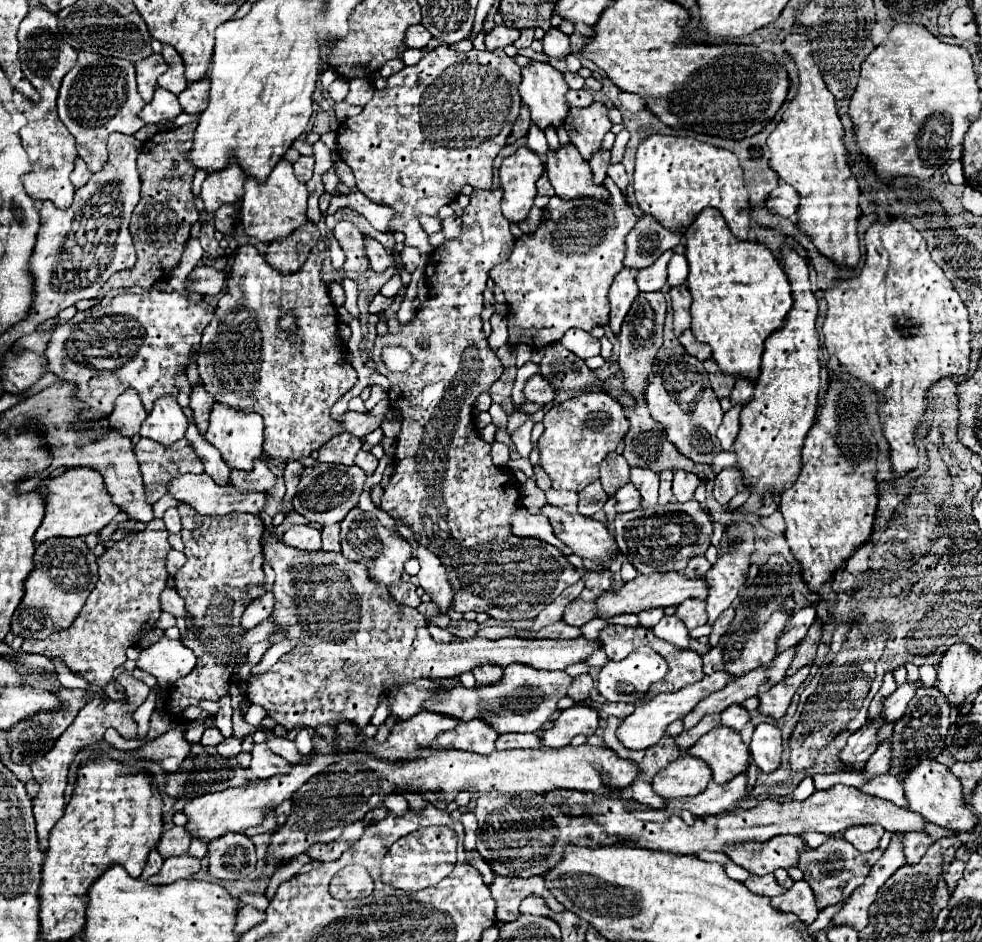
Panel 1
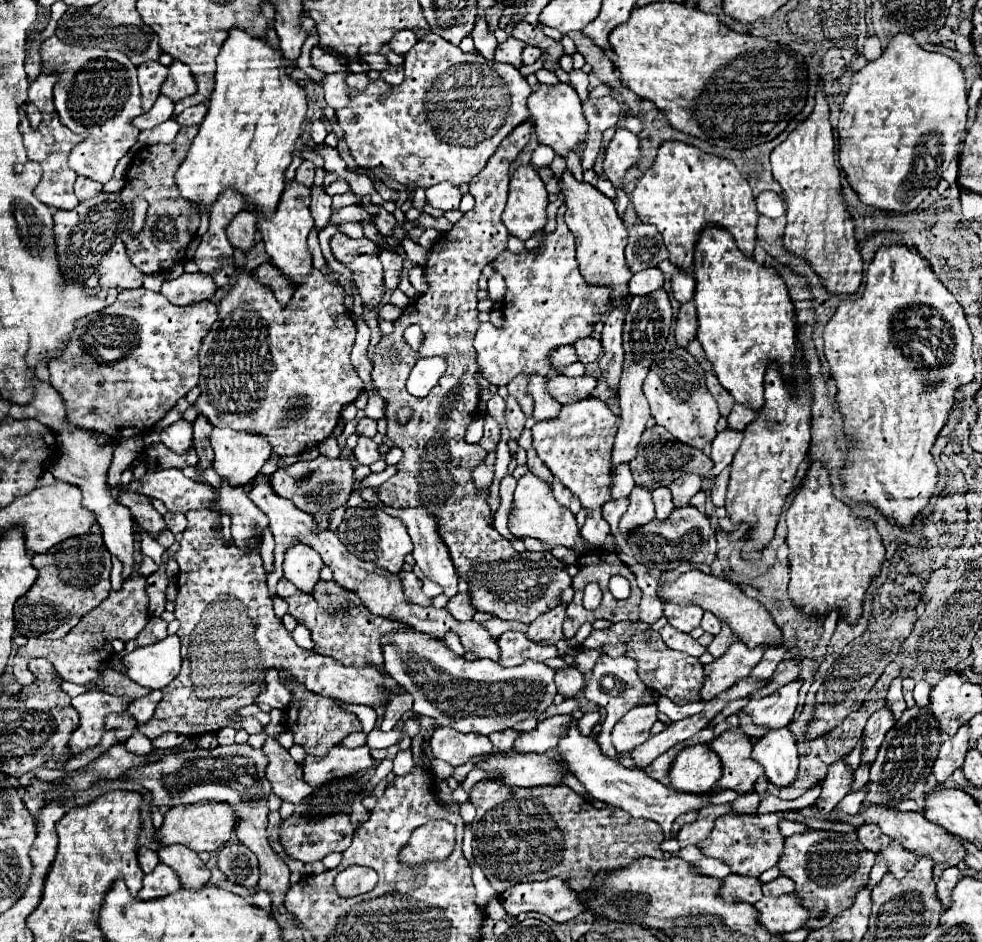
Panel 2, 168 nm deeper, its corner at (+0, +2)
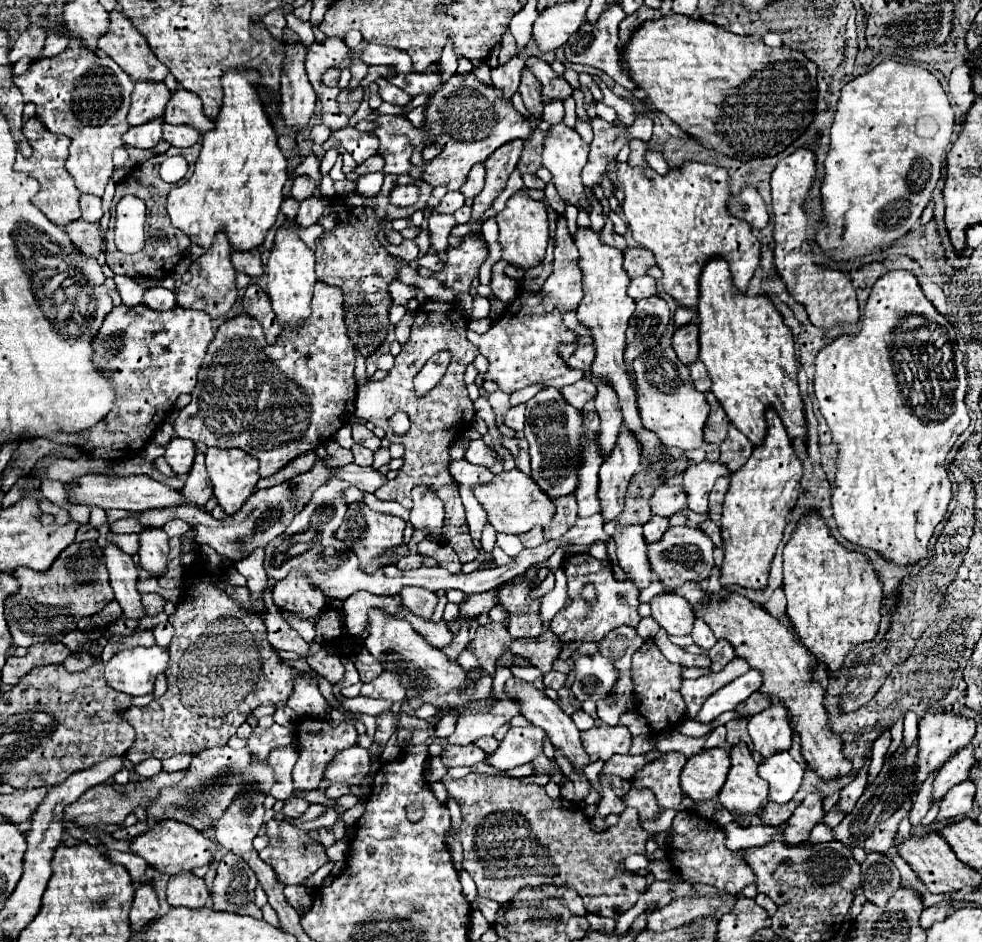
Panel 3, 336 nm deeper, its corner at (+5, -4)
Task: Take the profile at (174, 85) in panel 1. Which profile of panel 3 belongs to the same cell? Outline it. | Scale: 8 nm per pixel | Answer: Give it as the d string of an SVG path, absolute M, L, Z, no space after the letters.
M178 85L178 89L170 95L166 103L164 121L174 123L174 125L190 123L192 127L198 127L202 133L210 131L212 127L212 121L206 119L202 113L202 101L198 99L198 95L182 89L182 85Z

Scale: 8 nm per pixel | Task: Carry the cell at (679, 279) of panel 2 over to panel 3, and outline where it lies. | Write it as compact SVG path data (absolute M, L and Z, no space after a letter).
M678 307L676 309L676 313L674 313L674 321L676 321L676 325L680 327L682 323L690 323L692 319L694 319L694 315L696 315L696 311L694 309L690 309L690 307Z

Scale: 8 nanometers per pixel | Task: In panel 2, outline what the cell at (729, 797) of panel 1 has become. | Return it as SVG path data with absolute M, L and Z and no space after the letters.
M571 723L567 729L567 735L563 741L557 745L557 753L563 759L567 771L575 775L581 785L587 789L587 793L611 807L619 807L627 811L631 817L641 817L641 819L651 819L659 823L665 831L665 837L669 839L671 825L673 821L681 815L687 813L689 809L701 809L709 805L709 795L691 795L691 793L681 793L673 787L667 787L659 781L653 781L643 769L635 767L625 767L617 759L609 759L601 753L599 745L595 739L583 737L577 729L577 723Z

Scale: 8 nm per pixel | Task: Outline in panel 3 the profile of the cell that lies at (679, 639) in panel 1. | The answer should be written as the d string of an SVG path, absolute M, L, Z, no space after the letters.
M664 629L658 631L658 635L654 637L654 643L658 645L658 649L662 651L662 655L664 655L670 663L678 663L678 665L682 665L682 667L710 667L708 655L692 655L692 653L688 653L686 649L674 645Z

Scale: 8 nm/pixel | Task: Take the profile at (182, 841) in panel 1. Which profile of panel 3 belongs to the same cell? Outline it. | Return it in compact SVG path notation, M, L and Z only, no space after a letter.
M182 871L168 879L166 887L168 903L172 907L190 907L200 909L208 903L208 889L202 877L196 877L192 871Z

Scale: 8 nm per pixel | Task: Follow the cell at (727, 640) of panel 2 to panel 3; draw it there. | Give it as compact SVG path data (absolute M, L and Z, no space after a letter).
M718 639L716 645L708 651L708 657L712 659L710 671L720 671L730 659L734 659L734 647L726 639Z

